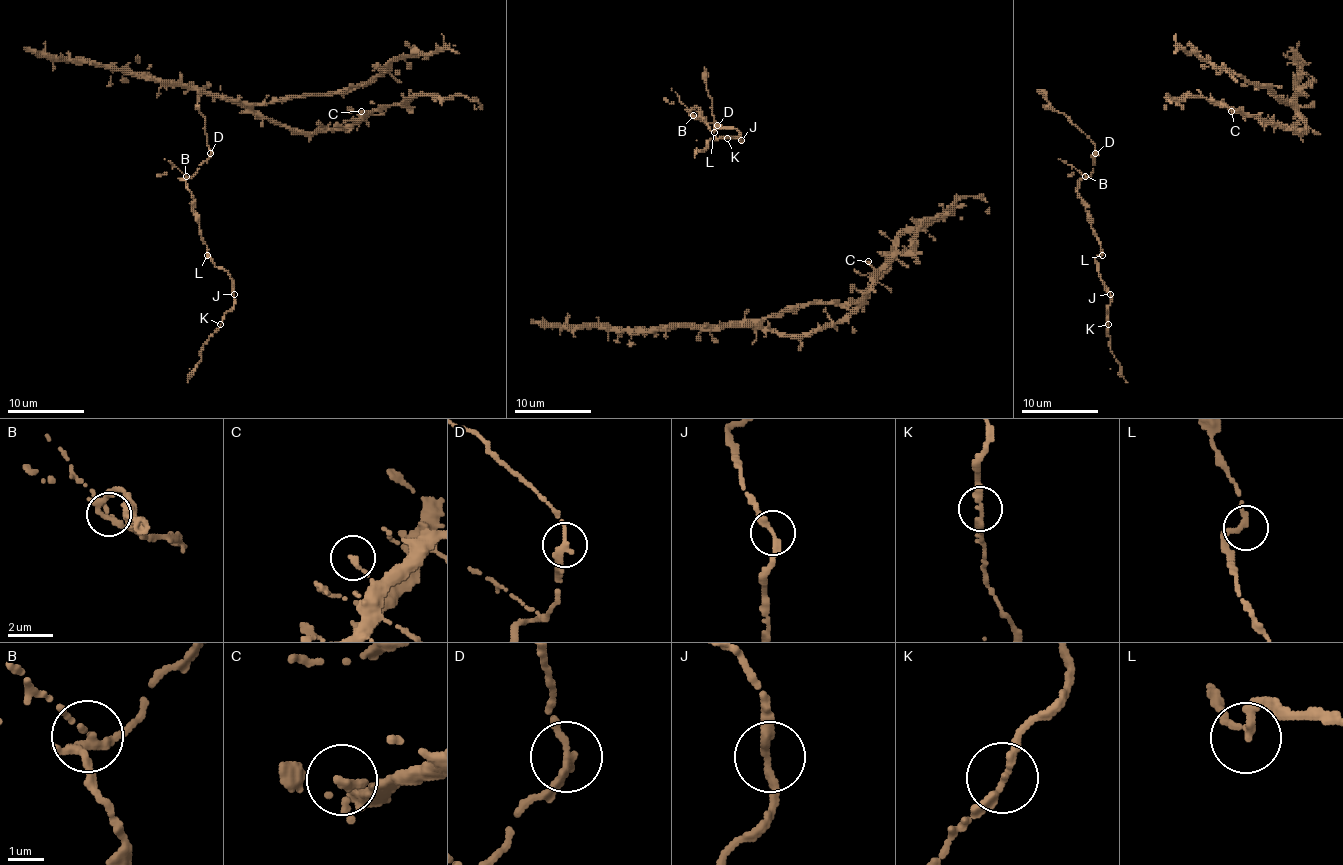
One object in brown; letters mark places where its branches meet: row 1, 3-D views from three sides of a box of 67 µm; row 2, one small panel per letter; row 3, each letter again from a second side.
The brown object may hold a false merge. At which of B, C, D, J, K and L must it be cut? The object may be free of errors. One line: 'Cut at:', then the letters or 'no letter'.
Cut at: no letter

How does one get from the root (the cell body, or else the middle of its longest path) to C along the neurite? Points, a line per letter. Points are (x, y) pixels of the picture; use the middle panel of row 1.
C: (747, 310), (747, 319), (775, 333), (802, 335), (833, 327), (872, 283), (874, 269), (868, 261)

